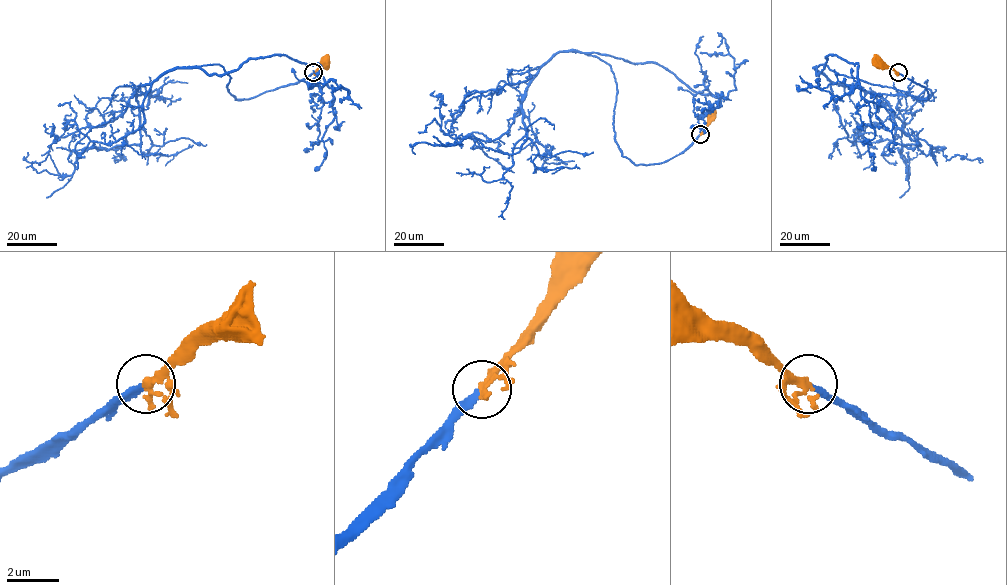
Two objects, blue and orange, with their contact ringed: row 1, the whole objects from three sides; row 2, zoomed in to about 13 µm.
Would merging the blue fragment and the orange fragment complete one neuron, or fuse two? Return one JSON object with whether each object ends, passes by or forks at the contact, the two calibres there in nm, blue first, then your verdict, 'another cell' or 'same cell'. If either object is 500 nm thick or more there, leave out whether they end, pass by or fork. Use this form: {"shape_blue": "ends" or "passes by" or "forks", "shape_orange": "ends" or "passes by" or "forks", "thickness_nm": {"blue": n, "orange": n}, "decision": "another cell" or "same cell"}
{"shape_blue": "ends", "shape_orange": "ends", "thickness_nm": {"blue": 240, "orange": 280}, "decision": "same cell"}

